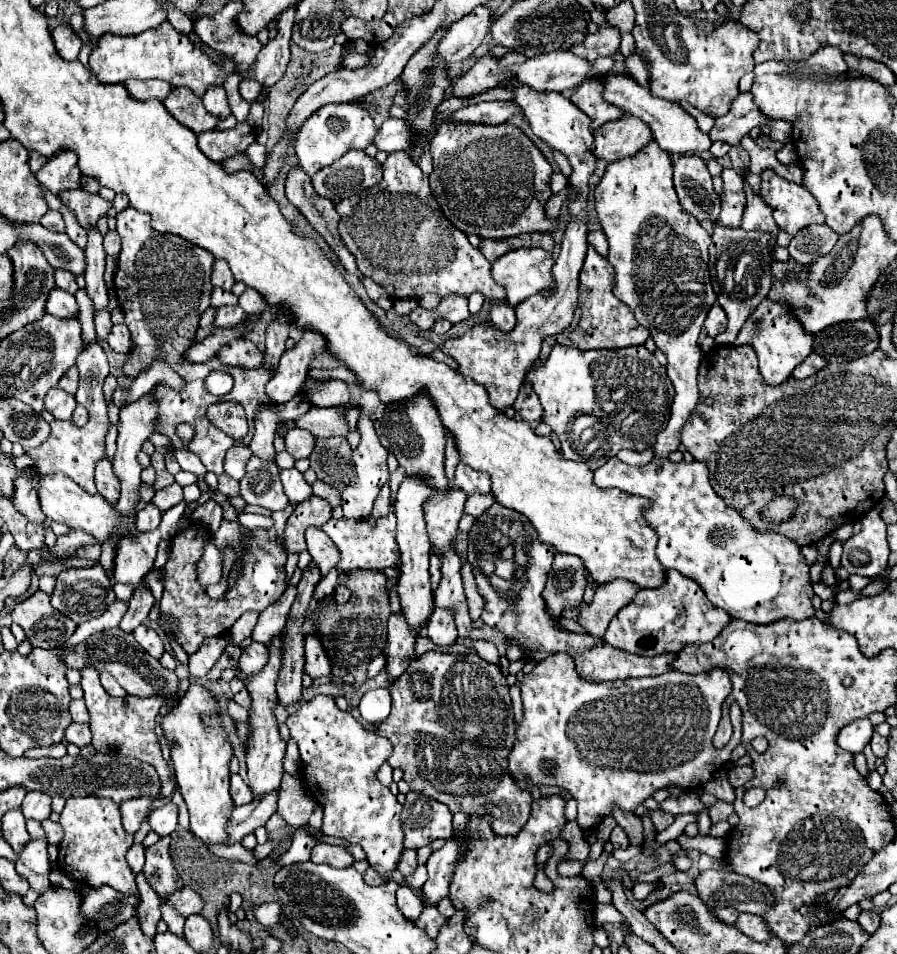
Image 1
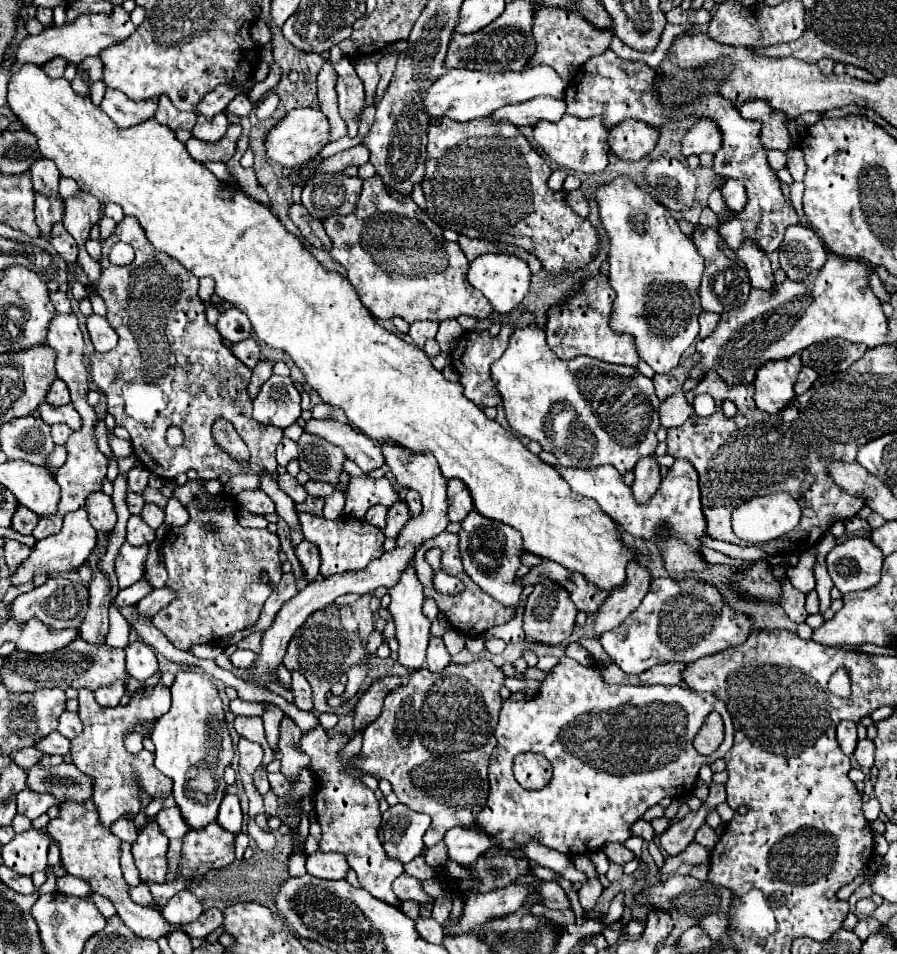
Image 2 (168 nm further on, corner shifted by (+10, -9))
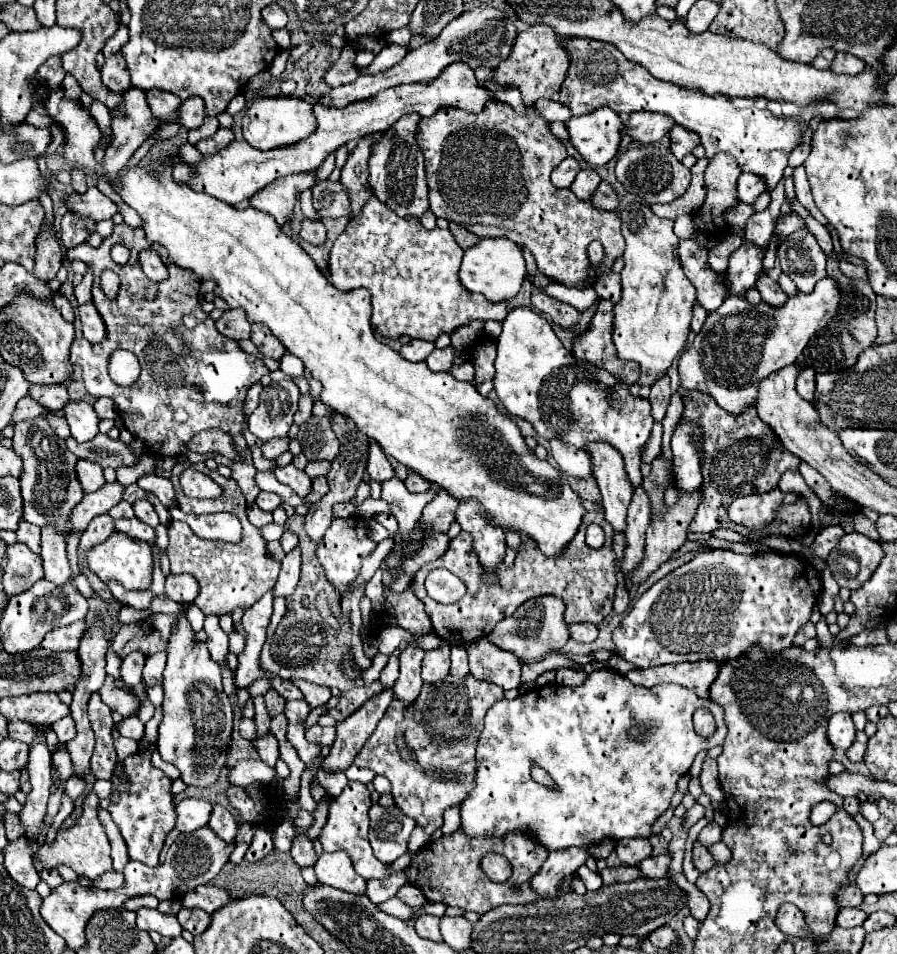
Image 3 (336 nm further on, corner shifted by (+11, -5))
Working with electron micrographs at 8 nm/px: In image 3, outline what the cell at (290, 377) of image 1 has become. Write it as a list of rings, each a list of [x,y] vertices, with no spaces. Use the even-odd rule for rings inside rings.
[[[289,379],[265,387],[257,409],[249,415],[249,431],[261,441],[287,437],[297,411],[297,397],[299,389]]]

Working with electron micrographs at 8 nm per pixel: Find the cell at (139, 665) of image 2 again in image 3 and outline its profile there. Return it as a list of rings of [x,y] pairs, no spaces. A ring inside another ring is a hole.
[[[133,651],[121,659],[121,679],[127,685],[137,685],[141,681],[141,671],[145,667],[145,655],[141,651]]]

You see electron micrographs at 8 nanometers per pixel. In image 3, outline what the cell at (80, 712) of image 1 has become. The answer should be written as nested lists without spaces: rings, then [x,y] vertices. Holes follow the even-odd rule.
[[[67,715],[67,717],[59,719],[57,723],[53,723],[53,729],[55,729],[55,733],[61,741],[69,741],[69,739],[75,737],[75,721],[73,721],[71,715]]]

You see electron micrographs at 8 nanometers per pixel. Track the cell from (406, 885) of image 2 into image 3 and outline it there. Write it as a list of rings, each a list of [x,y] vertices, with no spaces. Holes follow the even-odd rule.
[[[403,885],[403,887],[399,889],[397,897],[399,897],[403,903],[407,903],[409,907],[413,907],[413,909],[419,909],[419,907],[425,903],[423,893],[421,893],[417,887],[411,887],[411,885]]]

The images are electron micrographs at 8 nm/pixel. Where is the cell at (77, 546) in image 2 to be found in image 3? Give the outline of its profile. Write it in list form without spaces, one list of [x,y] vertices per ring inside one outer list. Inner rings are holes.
[[[115,481],[115,483],[105,483],[95,493],[87,493],[71,513],[73,531],[85,529],[93,517],[107,513],[113,505],[117,505],[123,499],[123,491],[125,487],[119,481]]]

